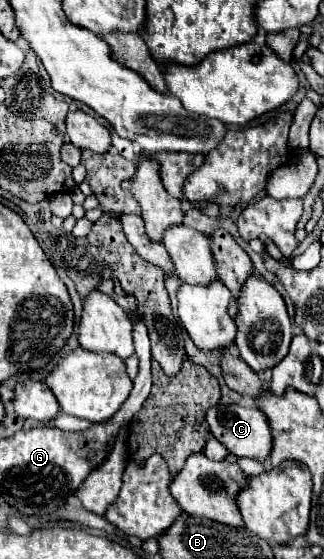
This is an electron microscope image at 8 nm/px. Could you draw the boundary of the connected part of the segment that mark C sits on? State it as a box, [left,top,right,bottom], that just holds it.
[207,403,271,461]

